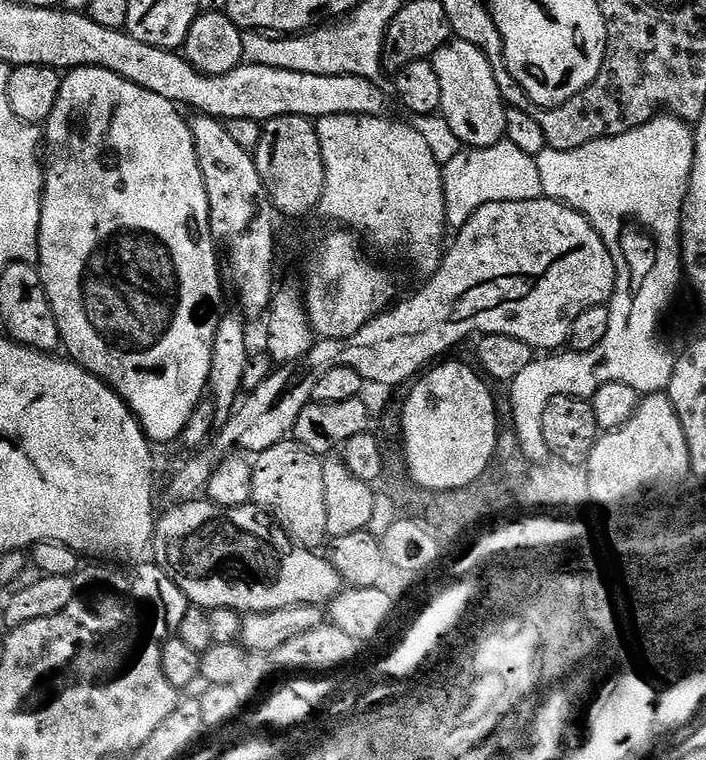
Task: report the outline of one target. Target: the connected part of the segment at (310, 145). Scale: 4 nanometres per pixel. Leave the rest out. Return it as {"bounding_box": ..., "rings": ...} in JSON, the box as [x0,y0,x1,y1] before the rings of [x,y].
{"bounding_box":[254,116,323,208],"rings":[[[305,116],[274,117],[267,123],[260,133],[260,145],[254,149],[260,175],[265,180],[272,180],[272,188],[276,188],[276,196],[280,196],[284,208],[305,208],[305,204],[316,200],[316,192],[320,192],[320,173],[323,171],[316,125]]]}

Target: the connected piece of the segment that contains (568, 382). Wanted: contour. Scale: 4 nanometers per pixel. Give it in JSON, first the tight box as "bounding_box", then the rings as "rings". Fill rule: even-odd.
{"bounding_box":[510,350,594,444],"rings":[[[566,350],[560,355],[548,354],[546,358],[536,358],[522,370],[521,374],[515,376],[510,382],[510,408],[514,430],[518,433],[520,442],[540,444],[540,438],[526,438],[526,430],[534,426],[536,422],[542,422],[545,410],[549,408],[549,402],[559,396],[571,396],[583,400],[591,399],[594,395],[594,380],[592,378],[578,378],[574,376],[574,369],[583,366],[584,360],[579,353]]]}

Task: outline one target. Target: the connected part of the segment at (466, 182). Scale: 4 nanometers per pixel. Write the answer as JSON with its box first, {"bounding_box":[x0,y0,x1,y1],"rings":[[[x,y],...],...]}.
{"bounding_box":[441,138,546,230],"rings":[[[507,138],[495,143],[488,148],[464,148],[460,153],[447,160],[441,167],[443,178],[443,192],[447,212],[447,225],[454,230],[459,230],[469,223],[476,215],[476,200],[480,193],[486,194],[487,198],[494,203],[494,206],[501,204],[513,204],[514,202],[541,200],[546,195],[545,183],[543,181],[544,156],[534,156],[520,149]]]}

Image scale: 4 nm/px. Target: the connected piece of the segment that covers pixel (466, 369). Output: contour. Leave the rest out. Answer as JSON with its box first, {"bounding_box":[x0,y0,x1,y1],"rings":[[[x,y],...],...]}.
{"bounding_box":[400,364,502,494],"rings":[[[439,364],[429,367],[407,389],[408,401],[400,416],[400,428],[404,431],[404,456],[408,459],[406,472],[411,483],[417,489],[420,487],[435,494],[445,494],[475,485],[488,472],[484,464],[493,467],[488,460],[488,452],[497,452],[492,448],[492,436],[499,439],[502,420],[500,416],[492,420],[492,407],[498,404],[498,400],[488,389],[489,381],[475,367],[472,369],[468,364]]]}

